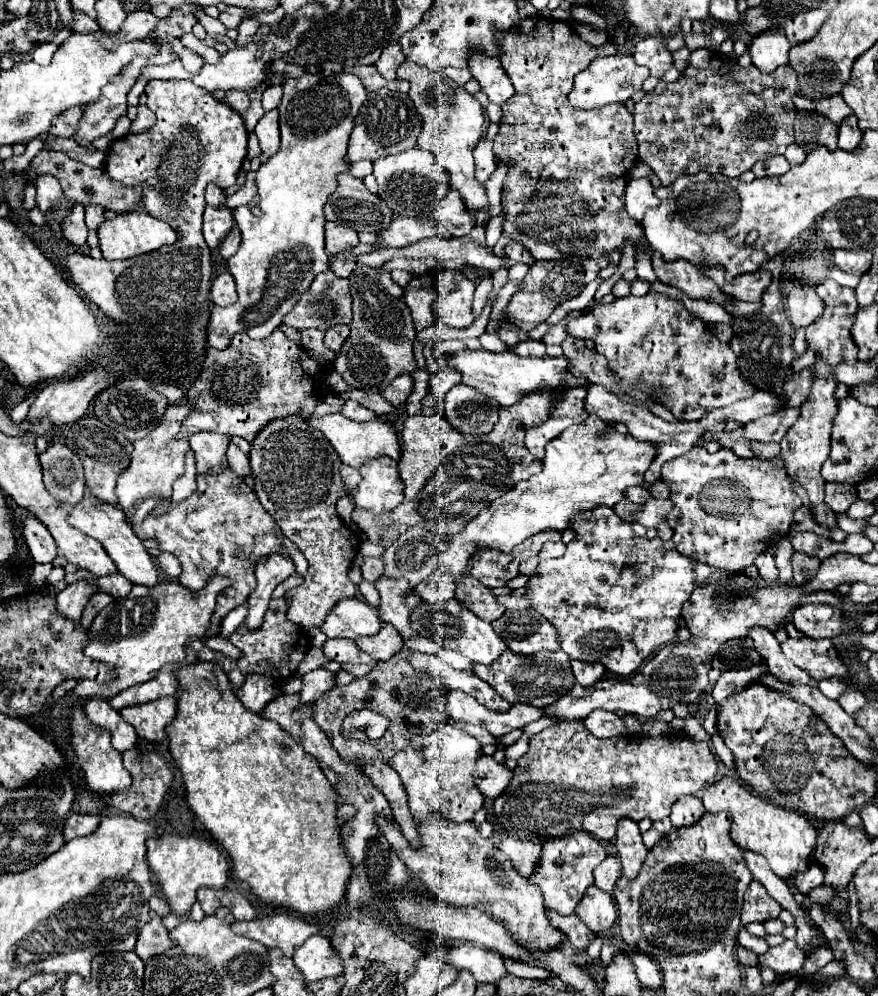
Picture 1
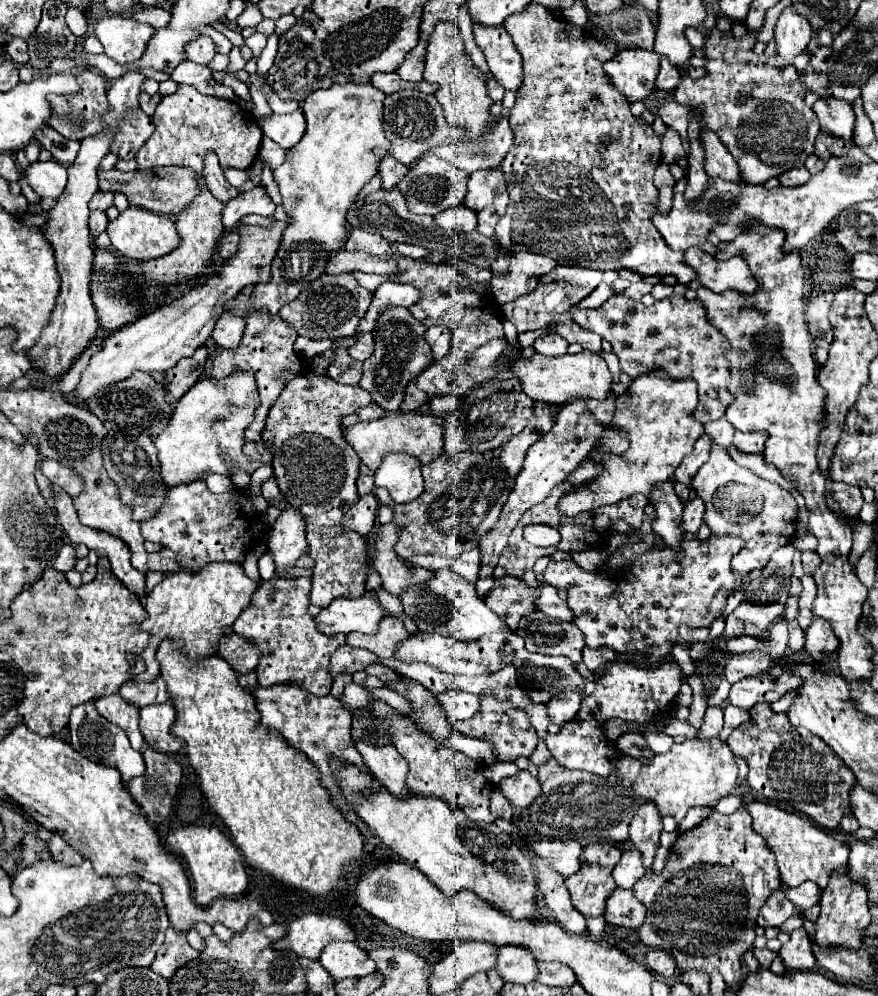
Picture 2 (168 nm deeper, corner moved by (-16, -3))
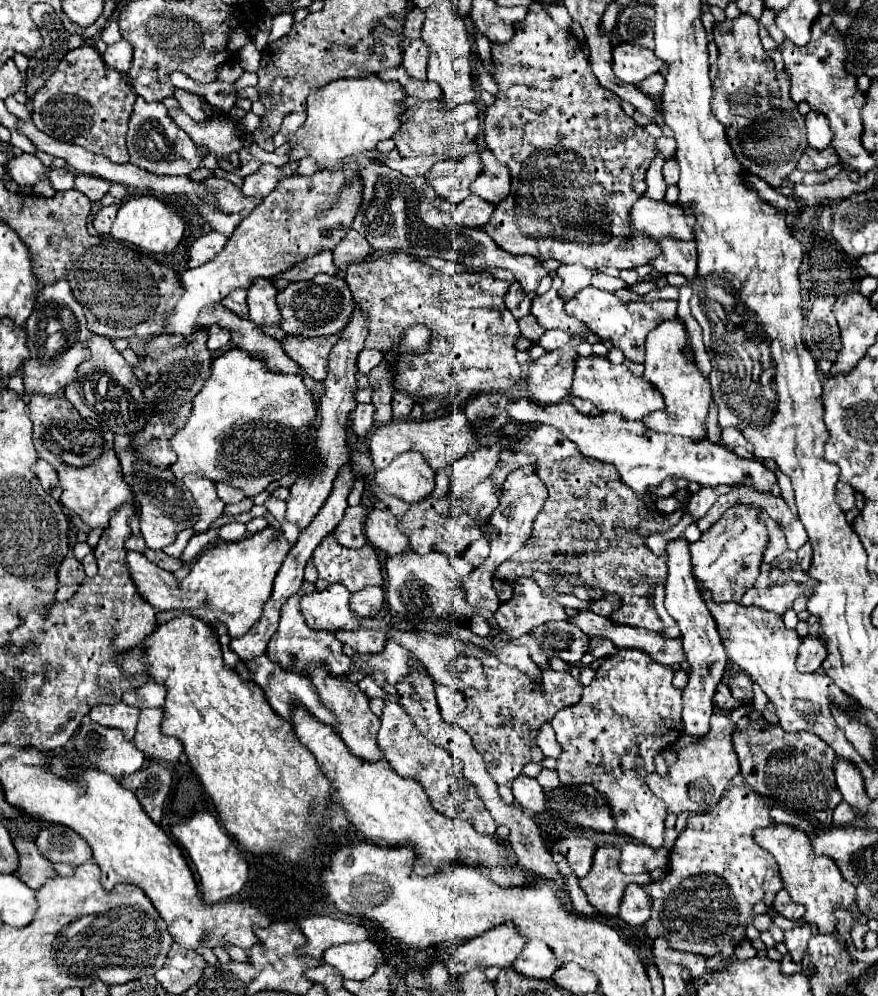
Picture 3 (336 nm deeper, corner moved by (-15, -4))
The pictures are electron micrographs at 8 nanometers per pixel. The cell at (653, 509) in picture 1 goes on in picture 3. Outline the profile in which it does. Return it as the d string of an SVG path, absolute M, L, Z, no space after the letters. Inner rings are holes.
M701 487L701 491L697 491L697 493L693 493L693 497L691 497L691 501L689 501L689 505L687 505L687 511L695 517L695 519L701 519L705 513L707 513L707 509L717 501L717 497L719 495L723 495L723 493L727 493L731 487Z

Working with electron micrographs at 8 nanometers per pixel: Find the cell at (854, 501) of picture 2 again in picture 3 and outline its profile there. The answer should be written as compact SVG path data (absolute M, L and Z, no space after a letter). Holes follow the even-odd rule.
M843 481L837 483L837 503L843 511L849 511L855 507L855 491L849 483L843 483Z

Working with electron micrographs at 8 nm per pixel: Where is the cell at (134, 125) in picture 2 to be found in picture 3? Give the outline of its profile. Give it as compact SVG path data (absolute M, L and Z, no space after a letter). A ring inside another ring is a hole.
M93 45L69 51L57 65L55 73L33 97L33 123L53 139L75 143L91 153L105 155L115 163L127 163L125 147L127 123L137 95L123 79L123 73L107 67Z

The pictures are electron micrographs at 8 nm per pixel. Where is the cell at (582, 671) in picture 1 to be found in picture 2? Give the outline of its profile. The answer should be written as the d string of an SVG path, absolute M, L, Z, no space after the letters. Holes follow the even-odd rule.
M584 648L584 650L582 650L582 662L584 662L584 664L588 666L588 670L592 670L592 672L604 668L606 664L610 664L610 662L614 662L614 660L616 660L616 652L610 650L610 648L596 648L596 650Z

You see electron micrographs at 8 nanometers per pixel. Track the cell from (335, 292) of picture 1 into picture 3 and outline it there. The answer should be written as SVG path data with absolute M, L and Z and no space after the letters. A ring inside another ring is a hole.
M317 275L311 281L297 281L289 283L279 295L277 305L281 311L281 329L289 335L305 335L305 337L321 337L339 333L351 313L353 313L353 295L343 279L333 275Z

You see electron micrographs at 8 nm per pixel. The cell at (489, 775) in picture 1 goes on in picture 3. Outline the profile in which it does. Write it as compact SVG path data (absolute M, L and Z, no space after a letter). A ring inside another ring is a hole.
M519 775L519 779L513 781L511 785L515 801L519 803L521 809L533 811L533 813L543 813L545 811L545 791L537 783L537 779L531 779L527 775Z

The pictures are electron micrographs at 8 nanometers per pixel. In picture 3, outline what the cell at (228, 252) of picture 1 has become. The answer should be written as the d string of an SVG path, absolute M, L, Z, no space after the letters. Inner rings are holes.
M211 231L211 233L201 235L189 247L187 267L193 269L193 267L199 267L199 265L215 259L215 255L225 247L225 243L227 243L227 237L221 235L221 233L217 233L217 231Z

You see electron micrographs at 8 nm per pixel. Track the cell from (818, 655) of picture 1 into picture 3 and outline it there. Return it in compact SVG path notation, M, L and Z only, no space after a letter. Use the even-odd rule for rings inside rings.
M719 683L717 691L715 691L715 707L721 709L721 711L733 711L733 709L737 709L739 705L741 705L741 701L737 701L737 699L731 695L729 687L727 687L725 683Z

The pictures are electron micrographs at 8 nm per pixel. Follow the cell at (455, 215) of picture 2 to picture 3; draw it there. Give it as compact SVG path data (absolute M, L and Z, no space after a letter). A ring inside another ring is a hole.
M471 195L457 205L453 219L457 225L463 225L463 227L481 227L483 223L489 221L493 209L495 207L491 207L491 203L479 199L477 195Z

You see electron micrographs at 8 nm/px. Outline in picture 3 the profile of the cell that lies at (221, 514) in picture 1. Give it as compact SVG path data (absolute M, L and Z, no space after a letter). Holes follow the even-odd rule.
M185 475L183 483L193 493L193 499L197 501L197 507L201 511L199 521L197 521L197 525L193 529L195 529L195 533L203 533L223 513L223 507L225 505L217 497L215 483L211 479L203 479L199 475Z

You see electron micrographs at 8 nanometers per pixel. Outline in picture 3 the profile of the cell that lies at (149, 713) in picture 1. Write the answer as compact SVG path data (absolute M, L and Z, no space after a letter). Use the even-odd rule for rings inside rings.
M143 709L139 715L139 723L137 723L137 733L135 733L135 747L139 751L143 751L145 755L159 759L159 761L167 761L167 763L177 763L179 755L183 753L183 747L179 743L179 739L173 737L165 737L159 731L163 719L163 711L161 709Z

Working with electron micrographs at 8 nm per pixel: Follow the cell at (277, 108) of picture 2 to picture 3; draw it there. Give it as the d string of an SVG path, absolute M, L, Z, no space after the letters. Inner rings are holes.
M287 11L287 13L277 13L277 15L271 15L271 37L269 37L269 43L277 41L279 37L287 35L291 31L291 25L293 25L293 11Z

